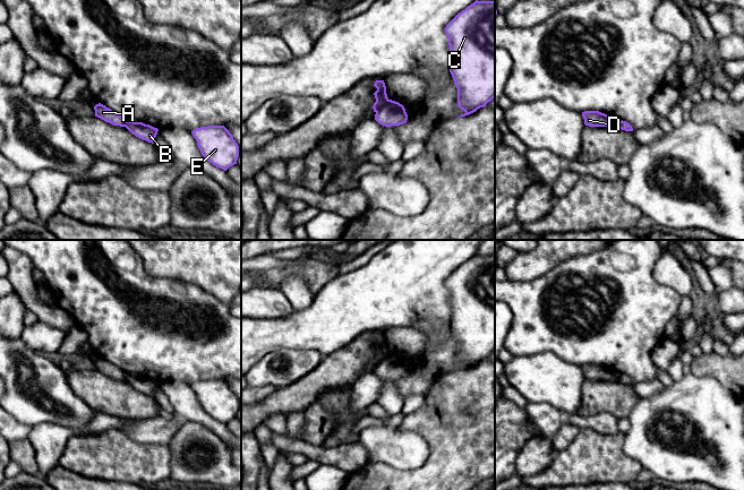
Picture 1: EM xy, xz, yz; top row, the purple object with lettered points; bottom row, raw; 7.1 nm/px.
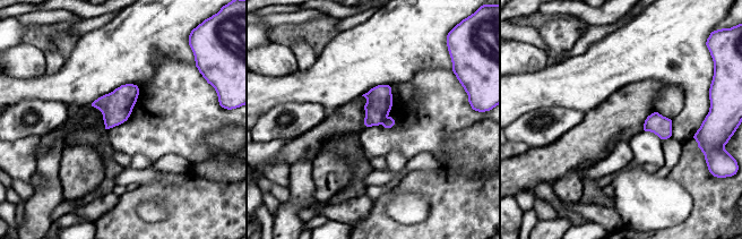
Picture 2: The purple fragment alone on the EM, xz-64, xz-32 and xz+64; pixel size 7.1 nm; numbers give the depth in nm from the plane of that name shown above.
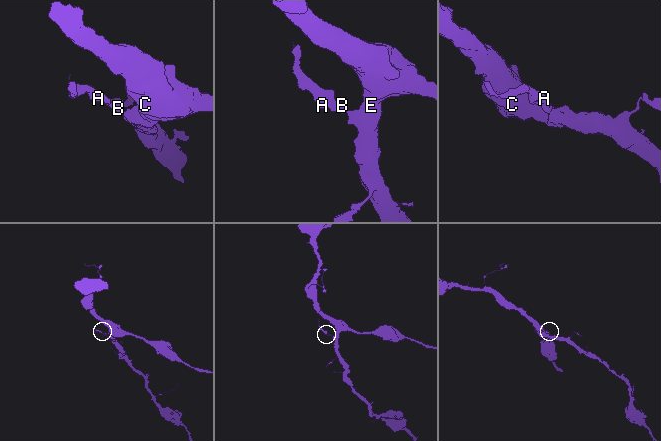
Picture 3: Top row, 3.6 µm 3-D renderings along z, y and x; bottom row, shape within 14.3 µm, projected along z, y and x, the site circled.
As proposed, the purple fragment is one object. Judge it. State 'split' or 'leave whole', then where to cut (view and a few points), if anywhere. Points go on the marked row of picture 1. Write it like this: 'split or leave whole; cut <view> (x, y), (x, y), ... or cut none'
split; cut xz (388, 100), (376, 112)

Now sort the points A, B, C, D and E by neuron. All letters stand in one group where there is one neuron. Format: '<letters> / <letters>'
A D / B C E

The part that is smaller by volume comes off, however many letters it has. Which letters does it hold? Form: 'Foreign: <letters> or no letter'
Foreign: A, D

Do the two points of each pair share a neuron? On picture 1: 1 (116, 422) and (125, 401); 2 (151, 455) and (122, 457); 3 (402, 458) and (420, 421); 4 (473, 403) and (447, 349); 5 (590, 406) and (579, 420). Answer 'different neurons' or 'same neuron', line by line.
1: different neurons
2: same neuron
3: different neurons
4: different neurons
5: different neurons

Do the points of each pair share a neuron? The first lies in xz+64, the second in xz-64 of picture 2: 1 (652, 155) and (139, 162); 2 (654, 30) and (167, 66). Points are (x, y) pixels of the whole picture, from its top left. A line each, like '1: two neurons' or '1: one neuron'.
1: one neuron
2: two neurons

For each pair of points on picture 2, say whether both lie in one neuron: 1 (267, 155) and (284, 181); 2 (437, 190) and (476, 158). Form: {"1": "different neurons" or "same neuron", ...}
{"1": "same neuron", "2": "same neuron"}

